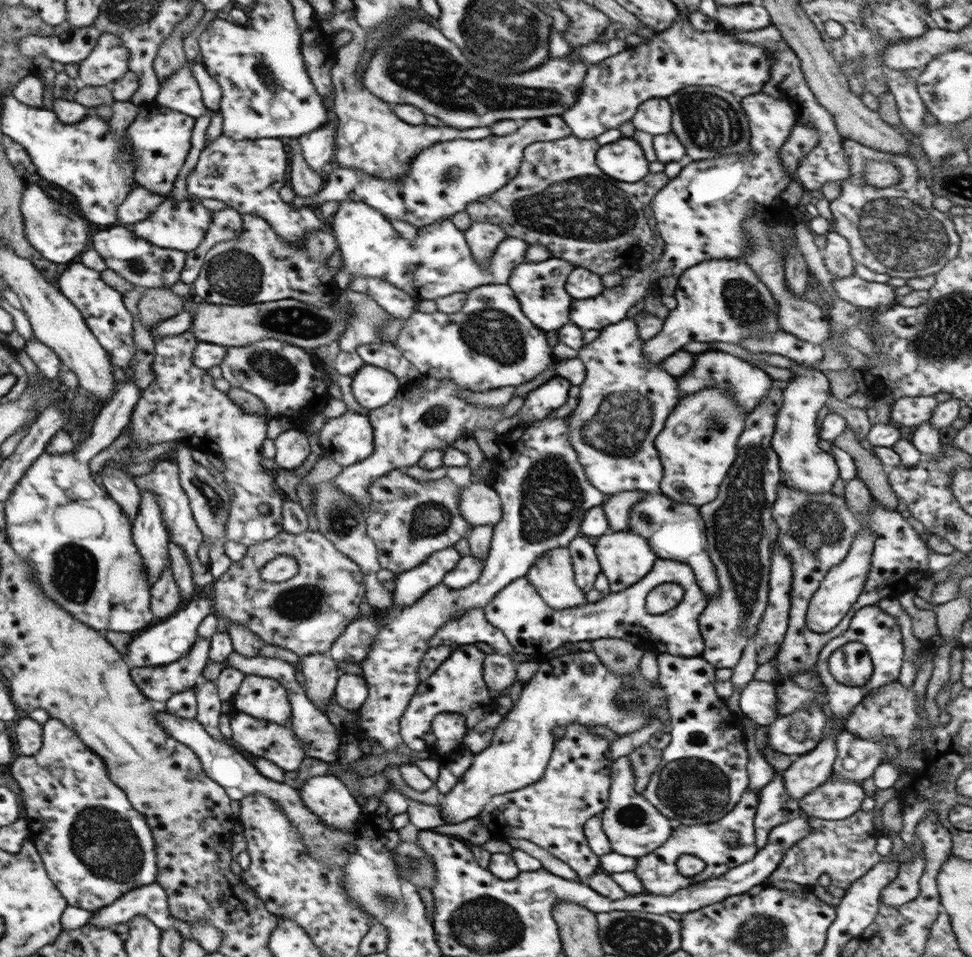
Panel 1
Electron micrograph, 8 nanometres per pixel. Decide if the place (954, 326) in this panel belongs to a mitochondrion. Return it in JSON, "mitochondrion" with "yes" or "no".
{"mitochondrion":"yes"}

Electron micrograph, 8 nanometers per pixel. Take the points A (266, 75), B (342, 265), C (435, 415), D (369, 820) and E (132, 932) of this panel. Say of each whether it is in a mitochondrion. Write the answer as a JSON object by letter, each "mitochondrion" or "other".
{"A":"mitochondrion","B":"other","C":"mitochondrion","D":"other","E":"other"}

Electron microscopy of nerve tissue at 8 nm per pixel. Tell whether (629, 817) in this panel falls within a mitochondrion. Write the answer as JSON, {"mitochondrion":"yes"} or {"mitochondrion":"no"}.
{"mitochondrion":"yes"}

